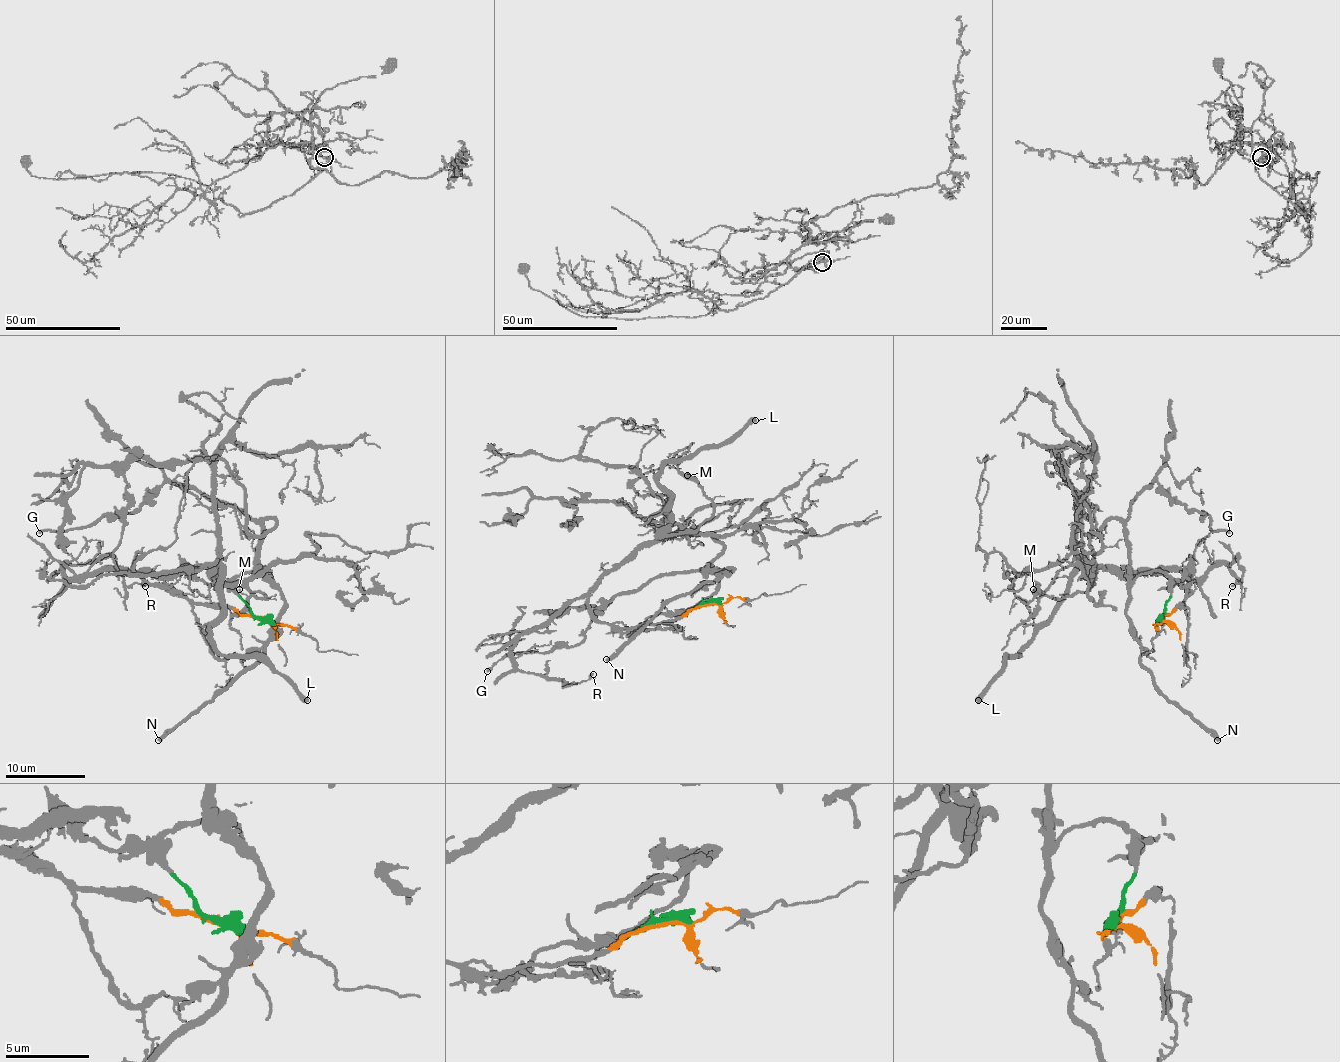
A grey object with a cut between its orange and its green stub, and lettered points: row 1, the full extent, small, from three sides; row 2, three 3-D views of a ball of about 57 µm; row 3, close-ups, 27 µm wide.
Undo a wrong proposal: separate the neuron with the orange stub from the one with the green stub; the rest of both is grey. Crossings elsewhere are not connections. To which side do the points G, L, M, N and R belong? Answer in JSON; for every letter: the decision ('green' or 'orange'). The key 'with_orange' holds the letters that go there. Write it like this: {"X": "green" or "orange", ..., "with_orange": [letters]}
{"G": "green", "L": "orange", "M": "orange", "N": "green", "R": "orange", "with_orange": ["L", "M", "R"]}

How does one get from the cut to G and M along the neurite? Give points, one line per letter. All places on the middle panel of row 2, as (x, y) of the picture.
G: (711, 604), (683, 612), (711, 594), (709, 568), (661, 574), (619, 592), (573, 646), (505, 654), (487, 672)
M: (711, 604), (629, 628), (589, 608), (589, 592), (643, 548), (711, 516), (687, 476)

